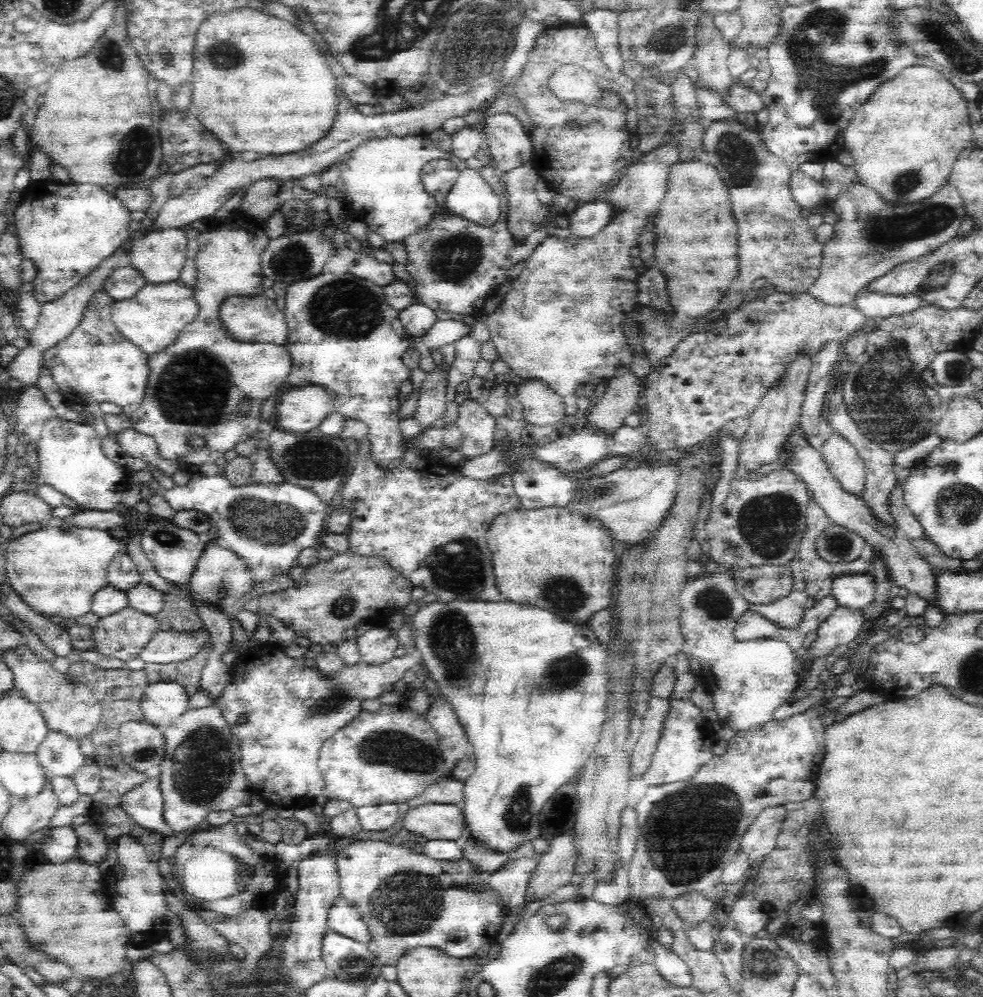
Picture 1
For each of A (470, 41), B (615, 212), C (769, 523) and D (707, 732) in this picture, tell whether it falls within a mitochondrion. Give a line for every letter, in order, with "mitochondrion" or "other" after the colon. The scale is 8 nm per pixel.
A: mitochondrion
B: other
C: mitochondrion
D: other

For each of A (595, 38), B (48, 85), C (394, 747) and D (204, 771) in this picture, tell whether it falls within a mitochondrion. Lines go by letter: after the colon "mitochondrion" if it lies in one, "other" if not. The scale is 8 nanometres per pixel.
A: other
B: other
C: mitochondrion
D: mitochondrion

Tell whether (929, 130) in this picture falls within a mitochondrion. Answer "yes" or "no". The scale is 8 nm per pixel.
no

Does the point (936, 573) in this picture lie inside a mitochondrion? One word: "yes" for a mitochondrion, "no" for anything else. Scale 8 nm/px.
no

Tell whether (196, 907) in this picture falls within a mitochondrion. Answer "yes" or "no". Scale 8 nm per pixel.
no

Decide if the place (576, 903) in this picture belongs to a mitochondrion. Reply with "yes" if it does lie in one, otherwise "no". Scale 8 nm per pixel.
no

